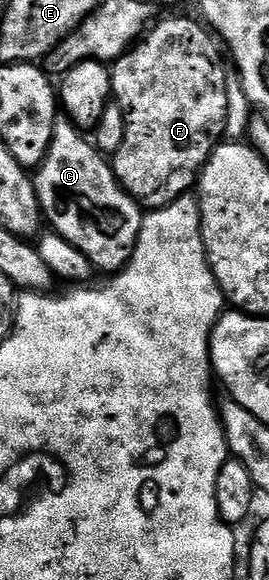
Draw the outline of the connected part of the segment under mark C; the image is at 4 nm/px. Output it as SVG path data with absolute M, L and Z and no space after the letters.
M58 121L56 128L53 129L49 151L36 171L33 187L37 190L37 199L41 205L44 221L48 225L50 222L53 225L50 227L56 233L75 248L79 248L79 252L83 252L83 256L87 256L87 260L91 260L91 264L98 271L120 272L125 269L133 249L137 247L137 237L141 231L143 217L142 207L138 206L135 199L117 182L113 167L107 161L106 155L102 154L72 122Z

